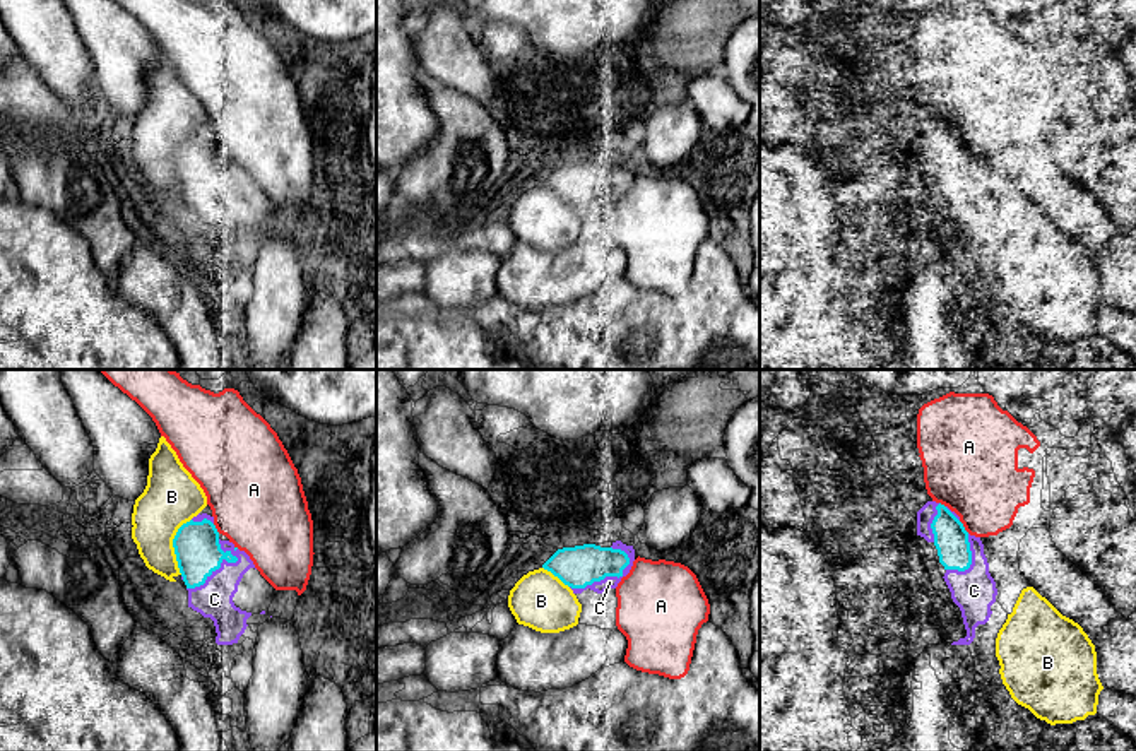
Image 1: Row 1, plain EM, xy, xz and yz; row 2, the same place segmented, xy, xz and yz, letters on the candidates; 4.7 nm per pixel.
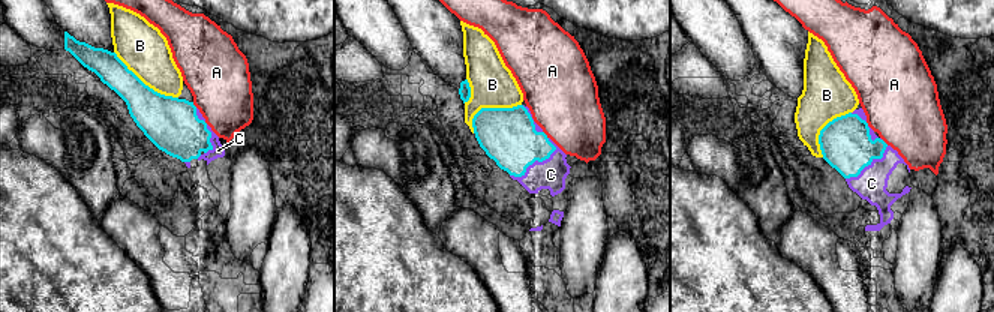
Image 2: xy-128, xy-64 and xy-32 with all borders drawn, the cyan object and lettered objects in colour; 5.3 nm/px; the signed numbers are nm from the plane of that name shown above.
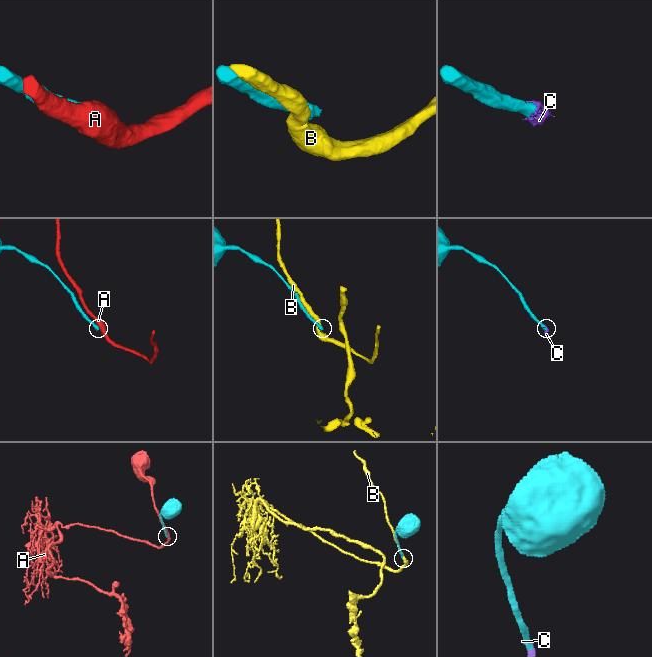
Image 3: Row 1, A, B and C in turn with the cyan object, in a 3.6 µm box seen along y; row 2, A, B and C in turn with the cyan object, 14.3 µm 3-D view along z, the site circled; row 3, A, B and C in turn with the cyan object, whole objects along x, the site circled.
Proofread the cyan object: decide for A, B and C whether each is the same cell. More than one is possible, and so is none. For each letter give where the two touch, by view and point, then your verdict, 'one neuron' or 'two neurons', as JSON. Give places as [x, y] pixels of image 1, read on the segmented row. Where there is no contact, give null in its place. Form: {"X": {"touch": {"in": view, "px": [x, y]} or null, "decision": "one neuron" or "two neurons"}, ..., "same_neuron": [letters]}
{"A": {"touch": {"in": "yz", "px": [964, 527]}, "decision": "two neurons"}, "B": {"touch": {"in": "xy", "px": [173, 546]}, "decision": "two neurons"}, "C": {"touch": {"in": "xy", "px": [219, 567]}, "decision": "one neuron"}, "same_neuron": ["C"]}

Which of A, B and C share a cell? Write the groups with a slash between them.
A / B / C

